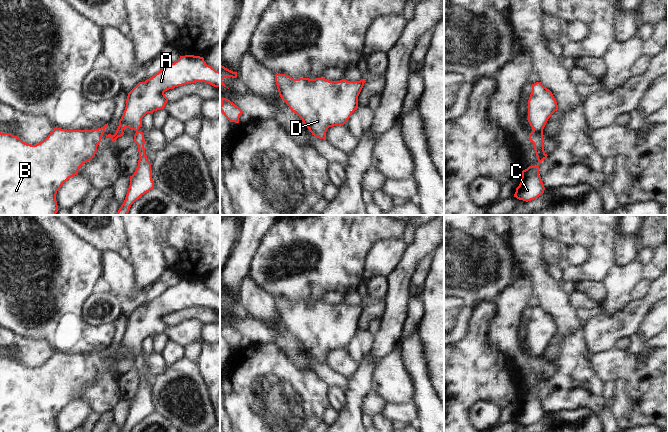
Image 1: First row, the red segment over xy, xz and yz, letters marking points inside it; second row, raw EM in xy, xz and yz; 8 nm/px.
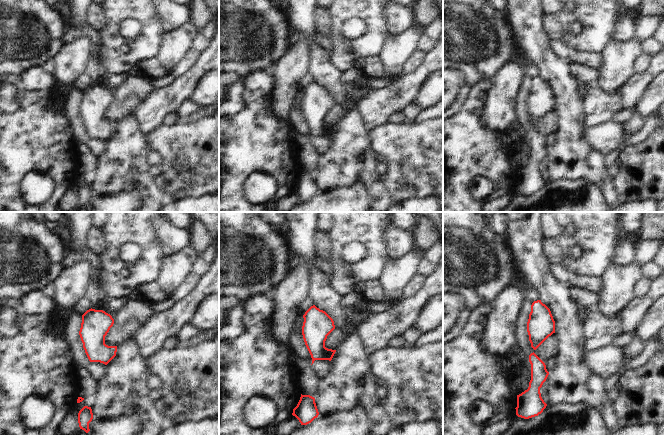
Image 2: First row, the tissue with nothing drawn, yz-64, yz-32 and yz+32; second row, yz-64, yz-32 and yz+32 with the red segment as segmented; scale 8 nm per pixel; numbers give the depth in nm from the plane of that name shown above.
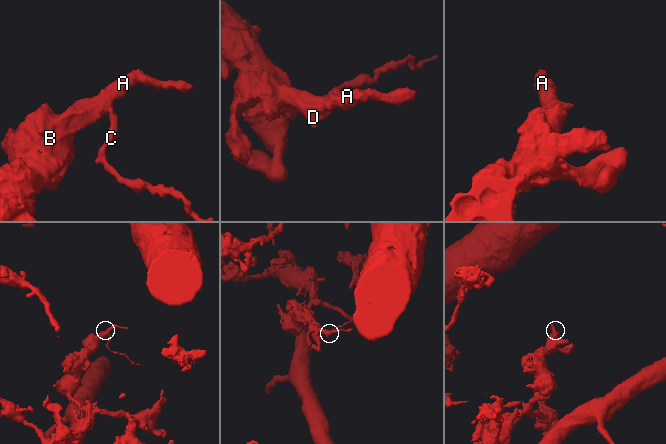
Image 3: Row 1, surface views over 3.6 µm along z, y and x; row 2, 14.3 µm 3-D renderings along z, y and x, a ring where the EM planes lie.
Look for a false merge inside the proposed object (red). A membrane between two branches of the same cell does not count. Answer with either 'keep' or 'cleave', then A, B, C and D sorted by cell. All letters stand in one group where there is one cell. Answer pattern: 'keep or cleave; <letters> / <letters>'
cleave; A B D / C

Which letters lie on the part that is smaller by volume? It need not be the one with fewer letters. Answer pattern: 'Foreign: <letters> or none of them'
Foreign: C

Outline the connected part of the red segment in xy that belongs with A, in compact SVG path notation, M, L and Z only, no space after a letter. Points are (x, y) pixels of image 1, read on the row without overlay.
M194 279L180 280L174 287L167 288L145 306L139 306L128 317L118 352L114 359L108 358L106 361L114 367L124 359L125 352L138 355L142 351L142 342L147 337L164 333L168 325L165 315L195 306L205 306L220 312L220 296L207 289L203 281Z

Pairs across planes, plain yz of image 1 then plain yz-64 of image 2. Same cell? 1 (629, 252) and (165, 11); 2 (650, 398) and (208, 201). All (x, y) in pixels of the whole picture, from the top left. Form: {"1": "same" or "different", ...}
{"1": "same", "2": "different"}

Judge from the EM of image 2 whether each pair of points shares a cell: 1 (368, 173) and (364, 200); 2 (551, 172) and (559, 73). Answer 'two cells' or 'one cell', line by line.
1: two cells
2: one cell

